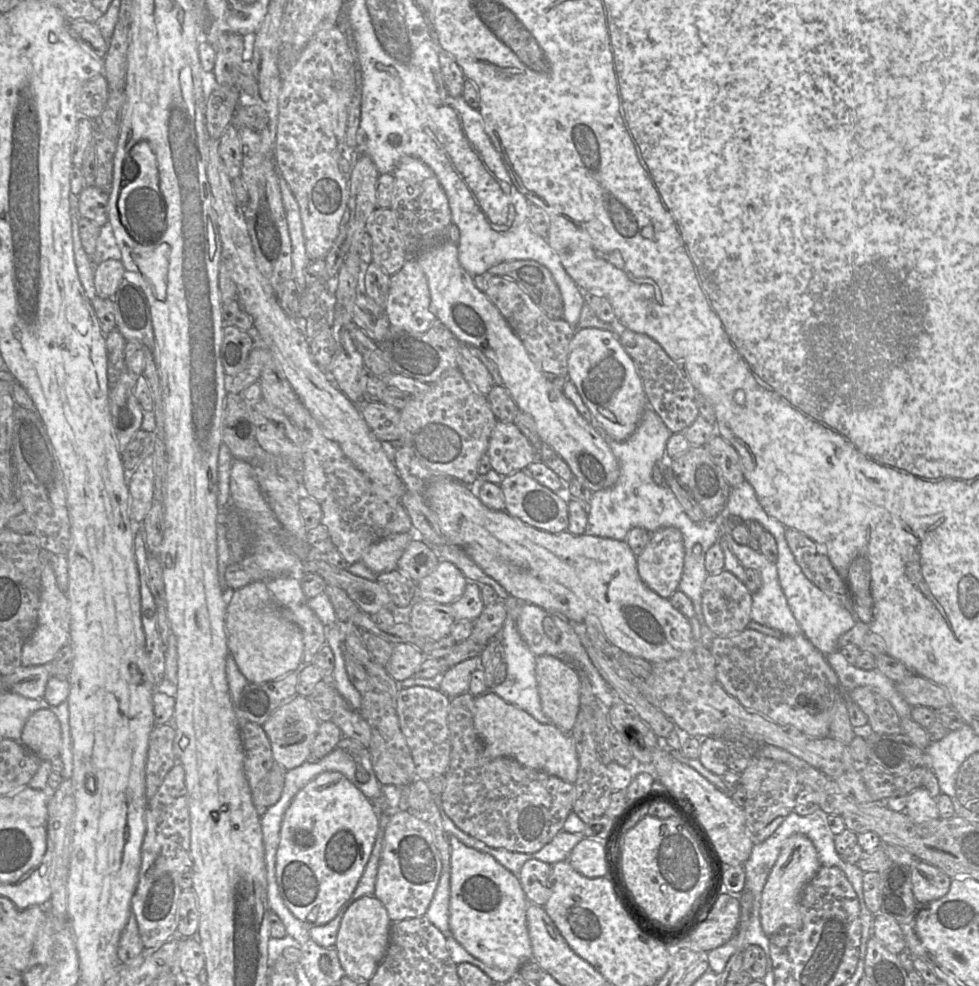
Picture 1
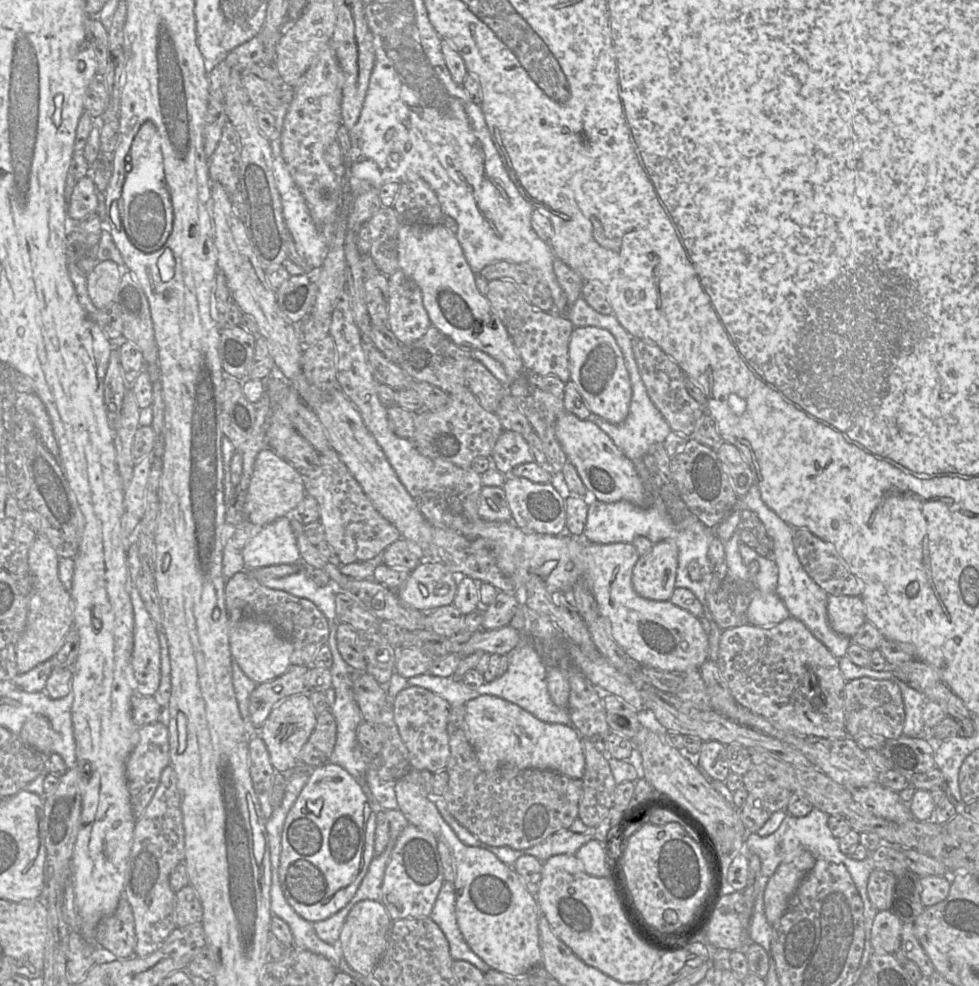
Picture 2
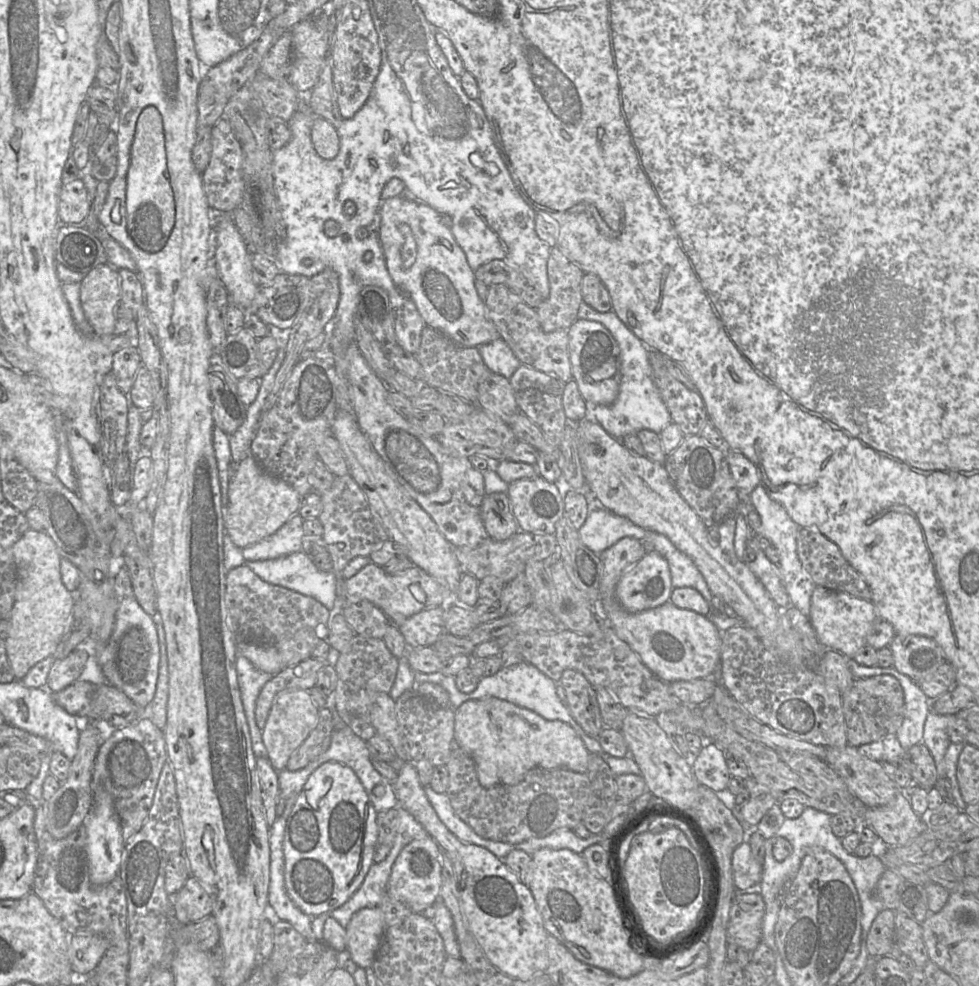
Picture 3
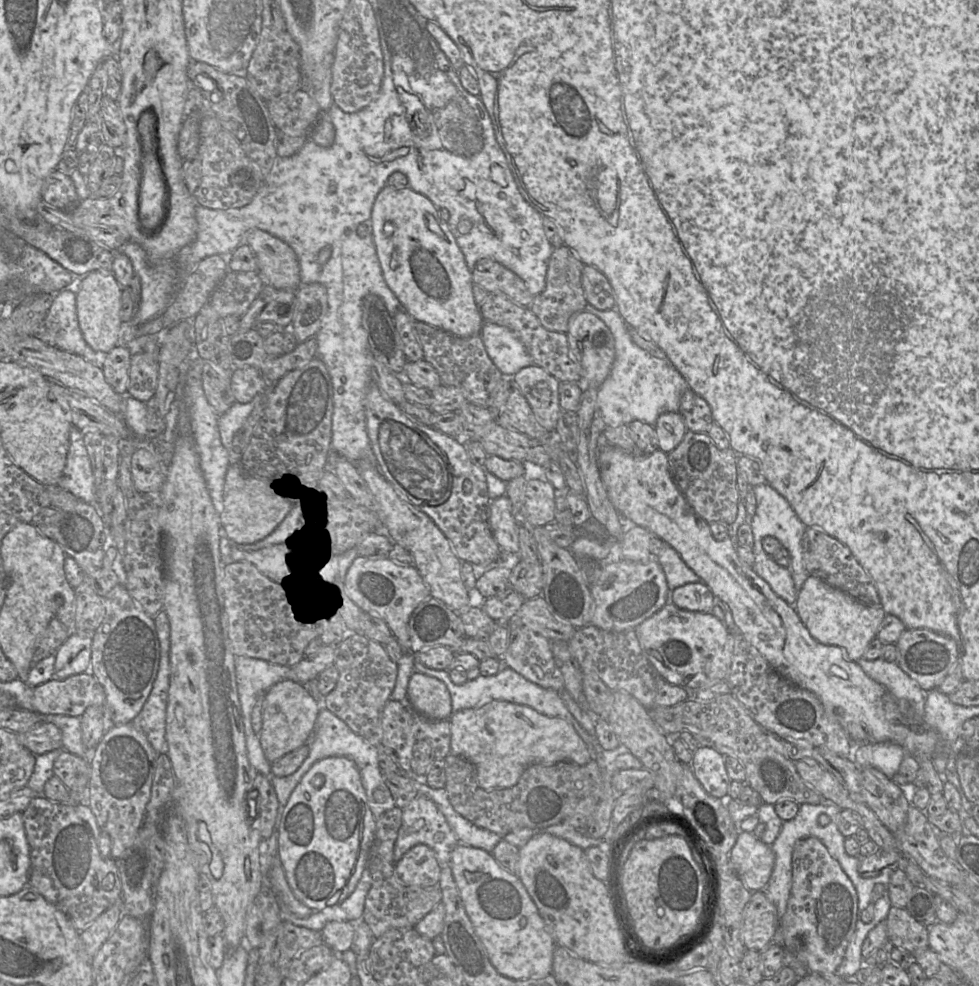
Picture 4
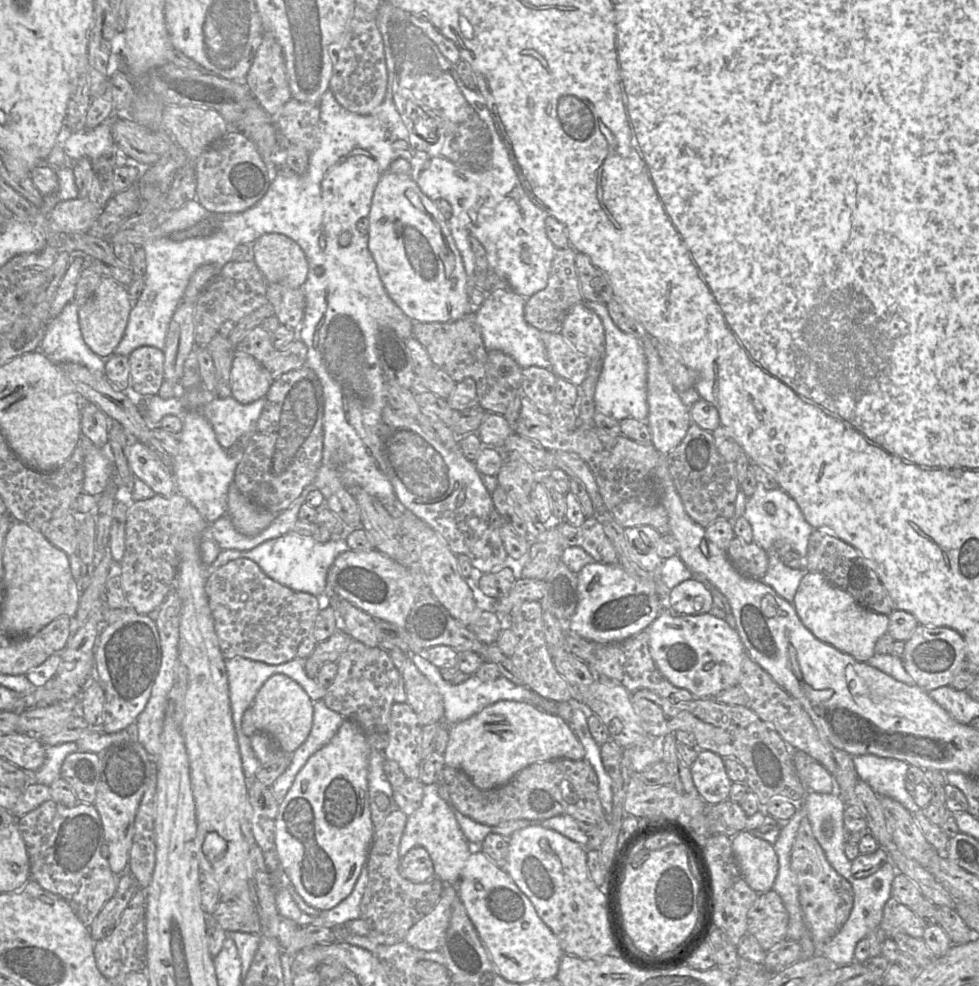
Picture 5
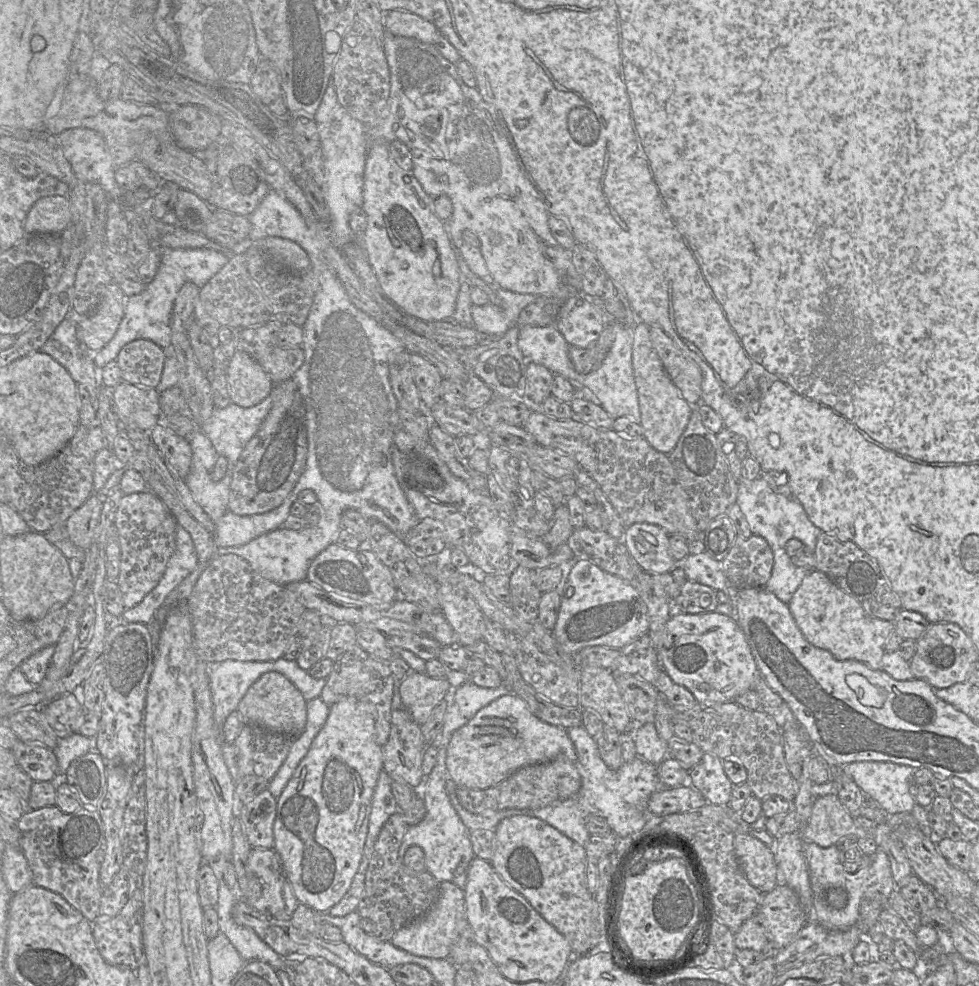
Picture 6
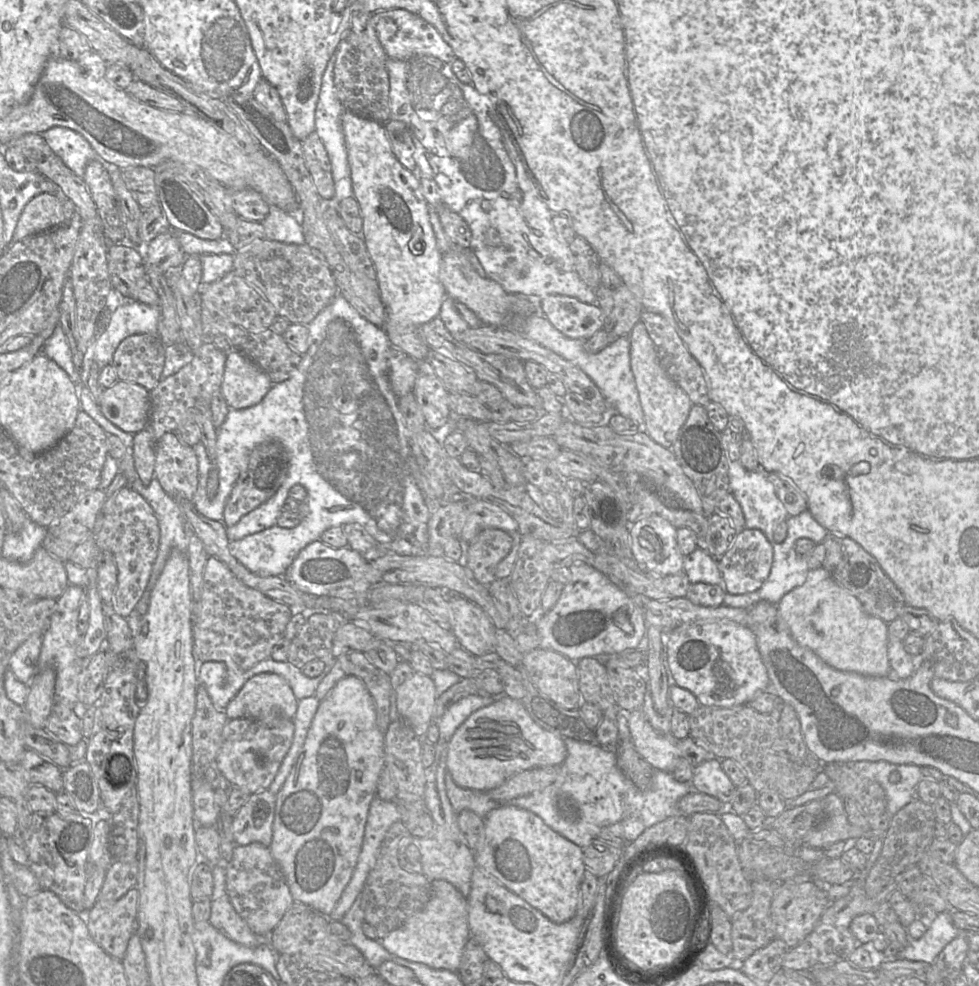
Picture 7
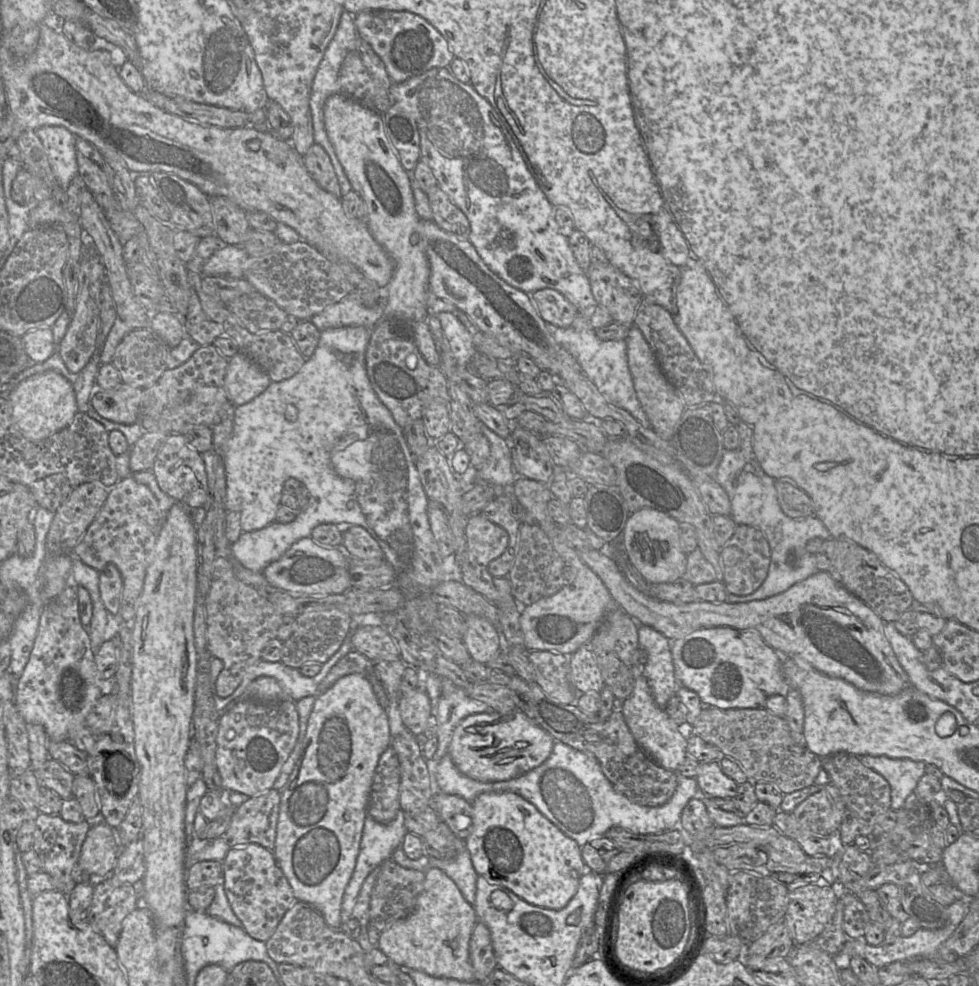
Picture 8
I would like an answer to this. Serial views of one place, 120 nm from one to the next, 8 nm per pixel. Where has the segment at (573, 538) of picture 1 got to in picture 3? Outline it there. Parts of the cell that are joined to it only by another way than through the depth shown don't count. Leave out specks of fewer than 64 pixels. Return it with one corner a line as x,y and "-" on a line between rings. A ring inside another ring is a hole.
632,537
621,538
598,554
603,564
598,601
601,613
616,635
664,682
711,677
721,661
722,631
708,616
679,608
670,600
661,606
637,613
627,611
618,601
616,586
622,574
645,554
641,541

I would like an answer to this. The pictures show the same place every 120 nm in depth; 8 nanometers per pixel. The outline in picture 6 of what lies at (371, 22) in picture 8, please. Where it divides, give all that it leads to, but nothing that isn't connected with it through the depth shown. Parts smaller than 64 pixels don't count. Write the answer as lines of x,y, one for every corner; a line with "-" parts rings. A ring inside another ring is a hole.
403,10
384,13
385,32
395,36
414,38
434,46
439,53
453,64
461,60
458,50
430,21

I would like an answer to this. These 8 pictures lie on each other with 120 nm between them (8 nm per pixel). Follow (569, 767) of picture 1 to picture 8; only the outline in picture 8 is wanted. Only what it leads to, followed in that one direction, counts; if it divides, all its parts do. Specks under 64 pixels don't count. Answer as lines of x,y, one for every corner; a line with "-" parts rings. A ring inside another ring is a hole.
516,709
508,714
495,711
472,714
454,729
448,755
464,775
480,782
518,777
541,765
551,754
555,739

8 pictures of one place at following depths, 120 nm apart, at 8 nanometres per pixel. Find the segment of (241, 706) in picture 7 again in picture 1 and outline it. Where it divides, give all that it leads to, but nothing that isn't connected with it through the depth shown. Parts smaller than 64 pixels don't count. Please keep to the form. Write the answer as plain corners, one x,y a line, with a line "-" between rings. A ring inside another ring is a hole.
295,695
281,704
262,725
271,745
274,762
285,770
296,768
306,762
311,756
311,746
318,732
319,723
307,698

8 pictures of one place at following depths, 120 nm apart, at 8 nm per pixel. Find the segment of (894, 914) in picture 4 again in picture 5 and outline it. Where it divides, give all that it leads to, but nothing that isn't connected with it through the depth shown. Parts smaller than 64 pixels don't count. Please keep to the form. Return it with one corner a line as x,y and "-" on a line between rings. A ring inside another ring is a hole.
892,896
884,906
879,927
888,938
893,938
898,933
922,938
926,928
924,922
909,907
901,904

